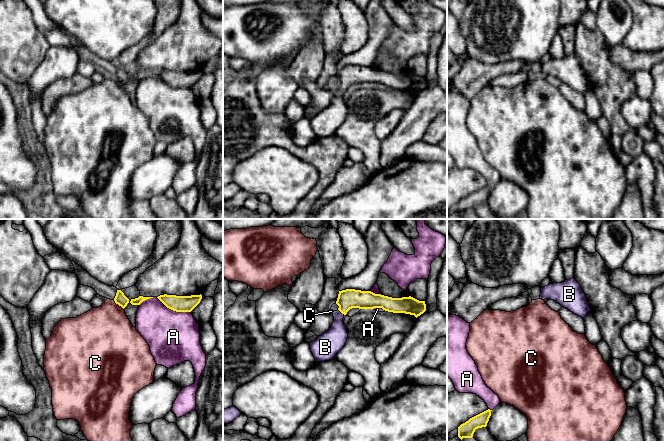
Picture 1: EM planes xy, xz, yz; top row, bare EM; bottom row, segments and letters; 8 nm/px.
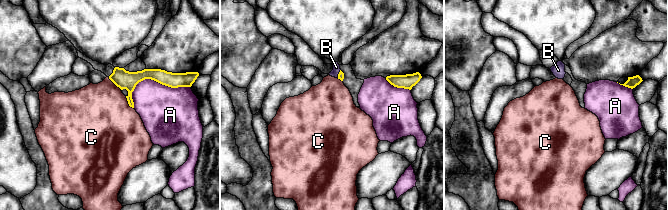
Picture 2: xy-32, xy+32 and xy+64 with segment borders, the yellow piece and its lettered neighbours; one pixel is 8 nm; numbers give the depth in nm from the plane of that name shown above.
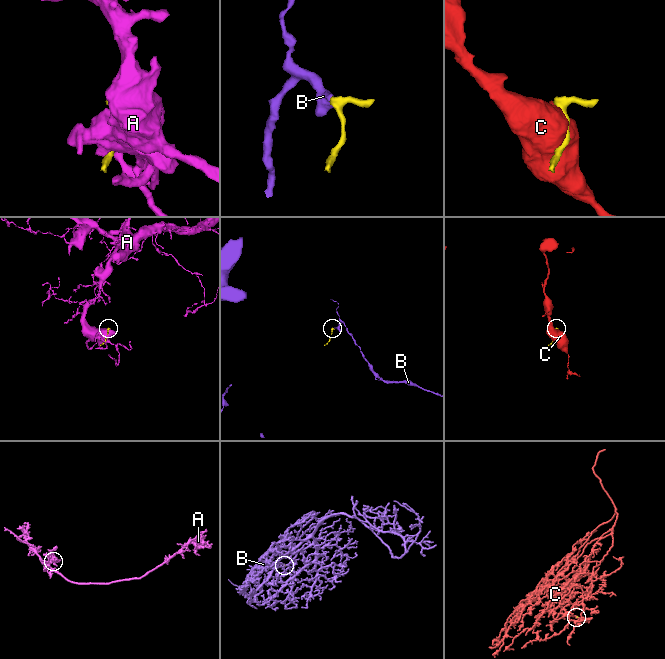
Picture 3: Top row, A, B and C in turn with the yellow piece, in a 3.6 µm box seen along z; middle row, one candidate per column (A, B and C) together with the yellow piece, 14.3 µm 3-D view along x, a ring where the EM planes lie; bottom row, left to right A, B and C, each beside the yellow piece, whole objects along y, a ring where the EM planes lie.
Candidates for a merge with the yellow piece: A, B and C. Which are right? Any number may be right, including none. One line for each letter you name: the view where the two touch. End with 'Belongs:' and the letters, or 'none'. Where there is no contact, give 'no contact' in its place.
B: meets yellow in xz
Belongs: B

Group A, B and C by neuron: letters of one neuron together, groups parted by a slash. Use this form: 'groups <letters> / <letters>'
groups A / B / C

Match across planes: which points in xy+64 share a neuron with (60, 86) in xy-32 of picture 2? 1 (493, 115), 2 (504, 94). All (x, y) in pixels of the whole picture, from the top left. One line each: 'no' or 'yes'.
1: yes
2: yes

